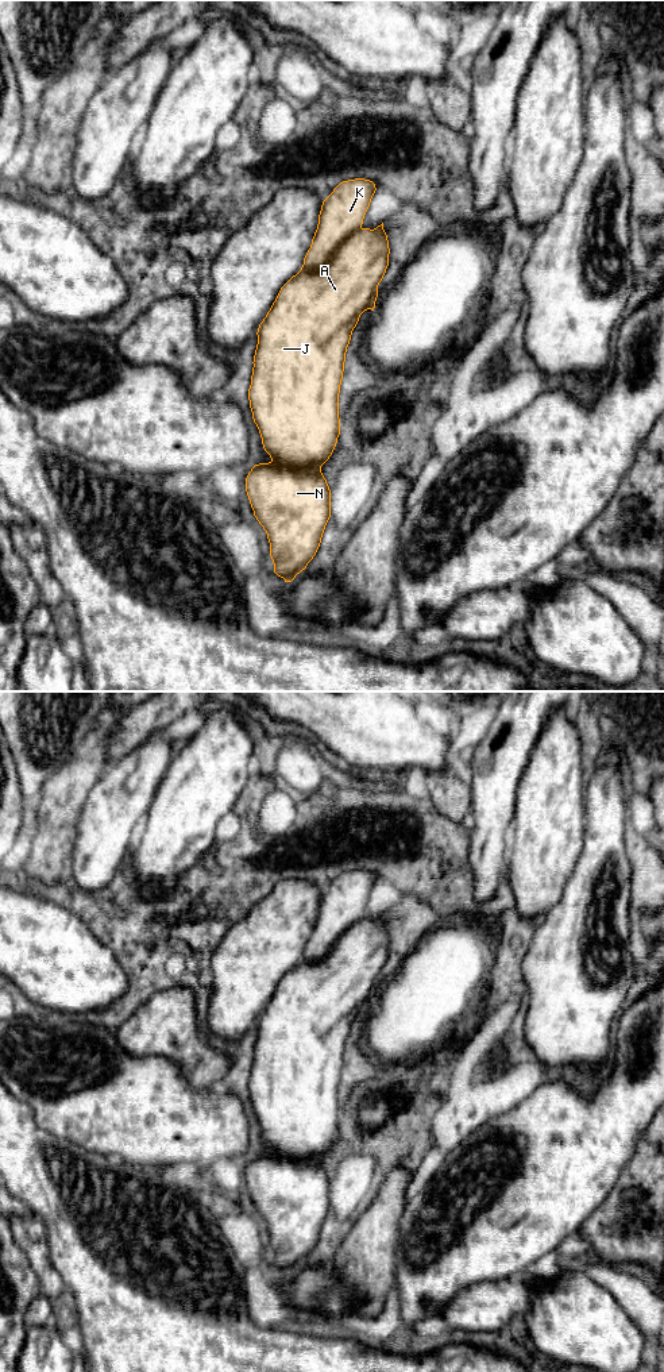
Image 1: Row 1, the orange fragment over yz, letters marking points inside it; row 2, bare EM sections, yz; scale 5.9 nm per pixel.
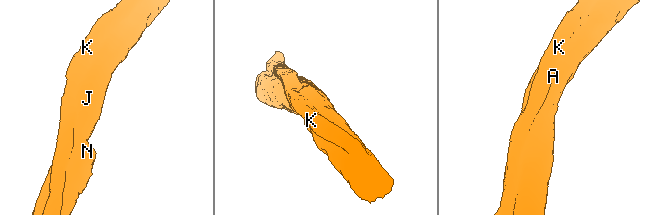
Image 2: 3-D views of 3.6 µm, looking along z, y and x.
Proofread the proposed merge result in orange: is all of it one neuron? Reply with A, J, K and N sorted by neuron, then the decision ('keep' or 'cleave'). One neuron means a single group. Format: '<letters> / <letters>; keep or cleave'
A J K N; keep

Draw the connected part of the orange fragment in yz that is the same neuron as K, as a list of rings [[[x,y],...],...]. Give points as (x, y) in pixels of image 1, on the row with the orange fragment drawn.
[[[348,180],[323,201],[301,270],[281,288],[256,332],[248,400],[271,460],[251,469],[246,492],[267,533],[274,573],[285,582],[292,582],[313,559],[331,517],[331,490],[321,466],[340,435],[339,393],[345,352],[360,315],[374,311],[378,285],[389,266],[383,223],[374,230],[362,227],[375,190],[370,180]]]

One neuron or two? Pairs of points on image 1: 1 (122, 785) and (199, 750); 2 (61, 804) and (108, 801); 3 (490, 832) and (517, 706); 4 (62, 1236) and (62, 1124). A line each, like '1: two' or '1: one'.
1: one
2: two
3: one
4: two

